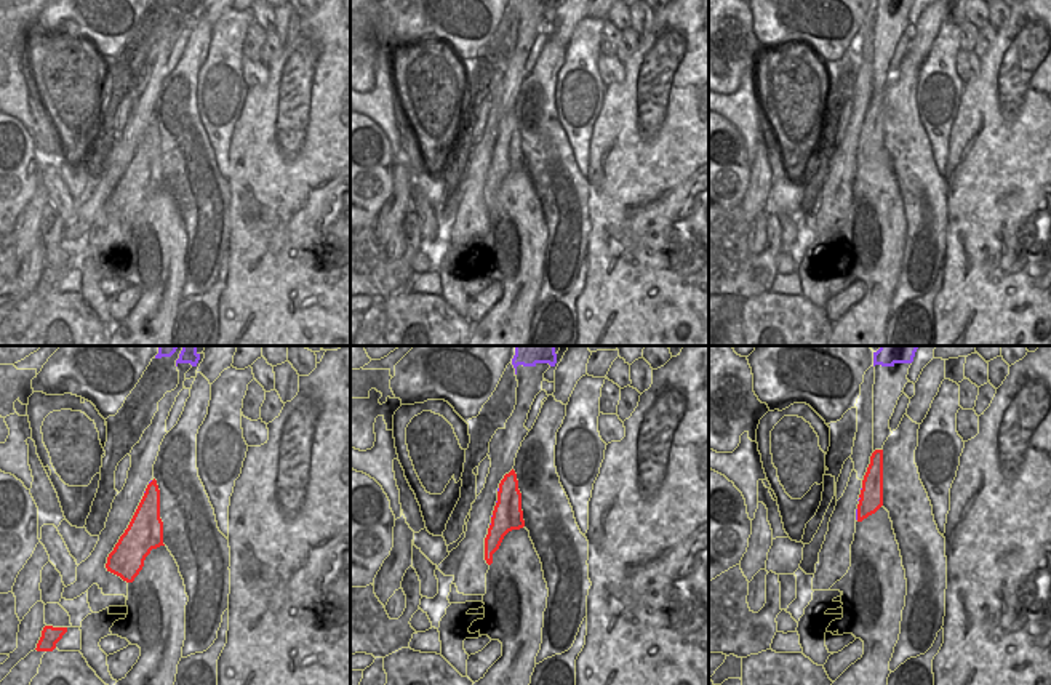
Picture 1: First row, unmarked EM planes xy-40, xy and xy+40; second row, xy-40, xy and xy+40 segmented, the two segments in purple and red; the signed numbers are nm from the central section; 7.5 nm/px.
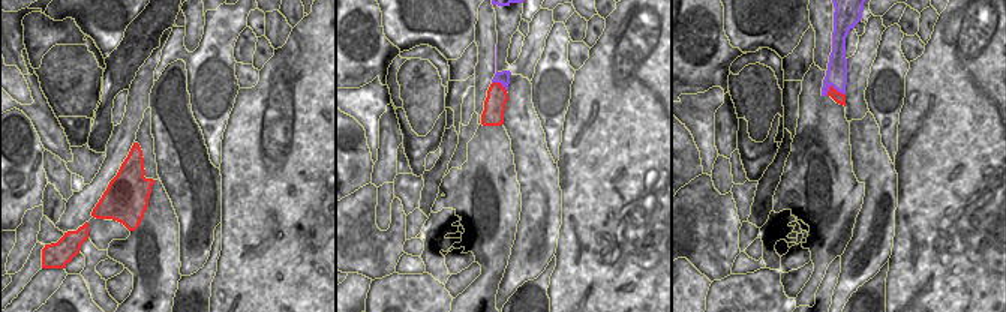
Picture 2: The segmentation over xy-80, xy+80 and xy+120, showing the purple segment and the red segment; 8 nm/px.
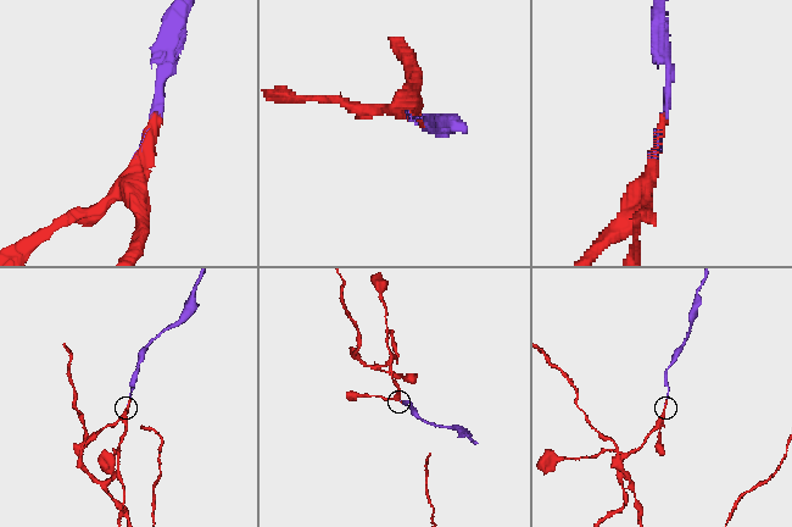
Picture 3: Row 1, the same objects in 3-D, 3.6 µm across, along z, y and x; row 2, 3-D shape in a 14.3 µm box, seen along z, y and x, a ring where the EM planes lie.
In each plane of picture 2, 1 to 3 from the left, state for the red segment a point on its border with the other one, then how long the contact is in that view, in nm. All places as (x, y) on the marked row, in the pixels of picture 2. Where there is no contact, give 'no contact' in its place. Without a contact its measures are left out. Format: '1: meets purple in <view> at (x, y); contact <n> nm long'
1: no contact
2: meets purple in xy+80 at (500, 81); contact 140 nm long
3: meets purple in xy+120 at (834, 87); contact 170 nm long

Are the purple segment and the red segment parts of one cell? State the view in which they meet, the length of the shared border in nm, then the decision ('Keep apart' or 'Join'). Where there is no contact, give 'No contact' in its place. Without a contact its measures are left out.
Touches purple in xy+40. Shared border 80 nm. Keep apart.

